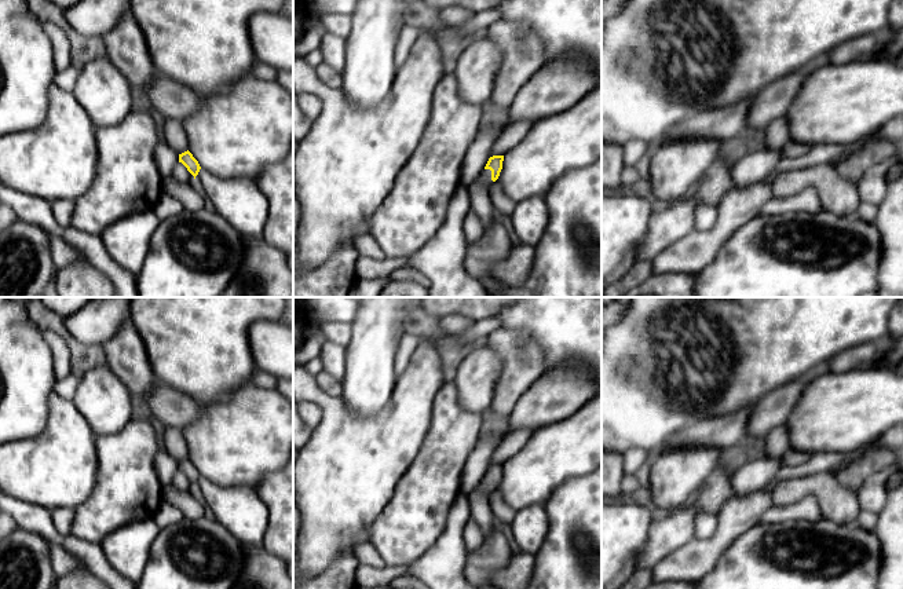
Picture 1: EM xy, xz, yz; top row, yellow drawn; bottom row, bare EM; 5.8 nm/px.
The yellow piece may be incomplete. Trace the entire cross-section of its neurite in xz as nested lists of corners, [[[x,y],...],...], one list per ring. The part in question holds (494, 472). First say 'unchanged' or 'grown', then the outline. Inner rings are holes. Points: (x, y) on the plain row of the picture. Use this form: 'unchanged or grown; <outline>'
grown; [[[493,464],[489,467],[483,483],[480,486],[480,491],[490,495],[493,490],[496,490],[502,478],[504,464]]]

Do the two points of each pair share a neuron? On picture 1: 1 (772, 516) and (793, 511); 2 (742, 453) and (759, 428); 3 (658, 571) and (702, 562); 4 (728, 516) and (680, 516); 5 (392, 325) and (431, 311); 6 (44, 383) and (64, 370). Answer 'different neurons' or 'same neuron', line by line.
1: same neuron
2: different neurons
3: same neuron
4: different neurons
5: different neurons
6: different neurons

